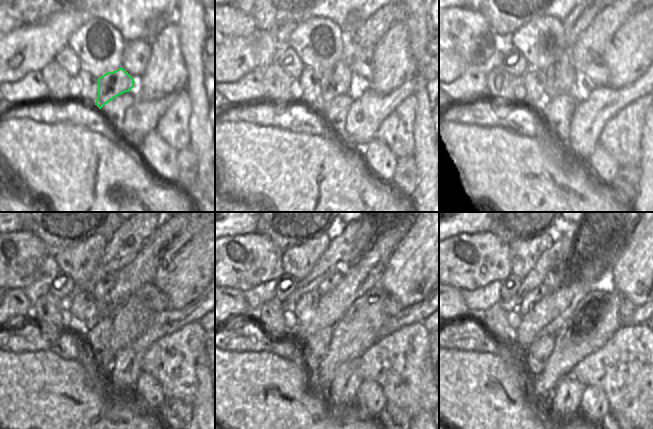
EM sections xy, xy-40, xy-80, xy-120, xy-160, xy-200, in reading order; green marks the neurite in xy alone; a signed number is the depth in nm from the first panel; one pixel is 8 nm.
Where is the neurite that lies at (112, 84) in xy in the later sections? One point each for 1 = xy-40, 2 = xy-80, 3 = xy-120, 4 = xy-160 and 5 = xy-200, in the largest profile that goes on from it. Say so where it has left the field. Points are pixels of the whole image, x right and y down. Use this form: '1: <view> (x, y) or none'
1: xy-40 (339, 79)
2: xy-80 (560, 78)
3: xy-120 (100, 290)
4: xy-160 (334, 278)
5: xy-200 (553, 281)

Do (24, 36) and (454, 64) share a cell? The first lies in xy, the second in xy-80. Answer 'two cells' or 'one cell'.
one cell

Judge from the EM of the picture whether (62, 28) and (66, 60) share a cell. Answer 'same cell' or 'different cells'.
different cells

